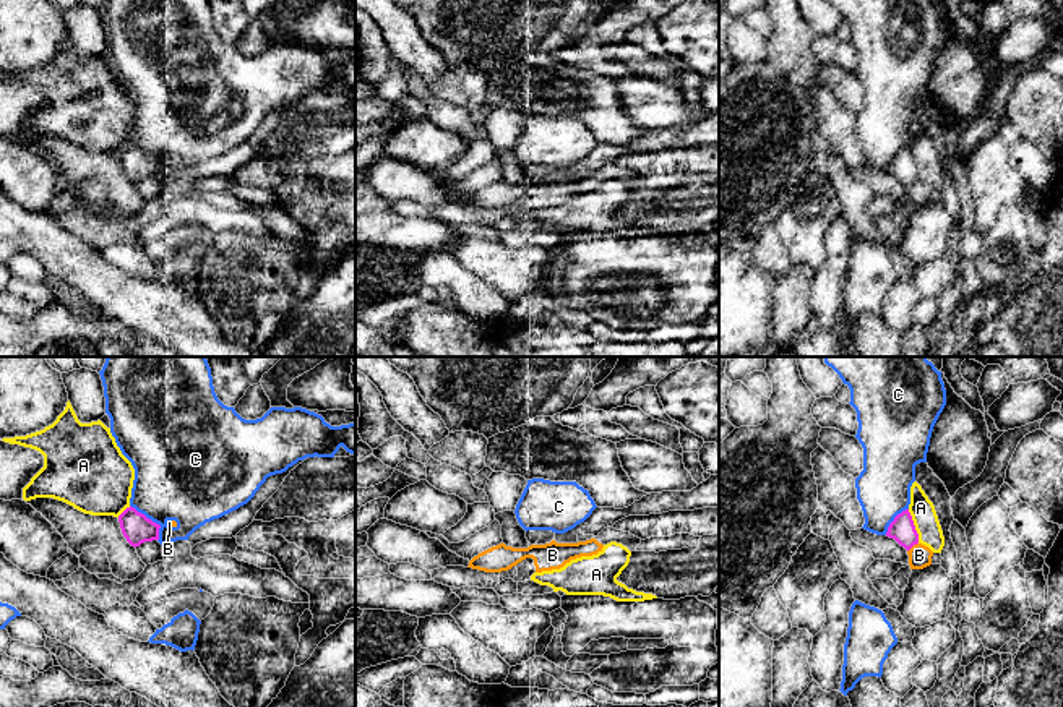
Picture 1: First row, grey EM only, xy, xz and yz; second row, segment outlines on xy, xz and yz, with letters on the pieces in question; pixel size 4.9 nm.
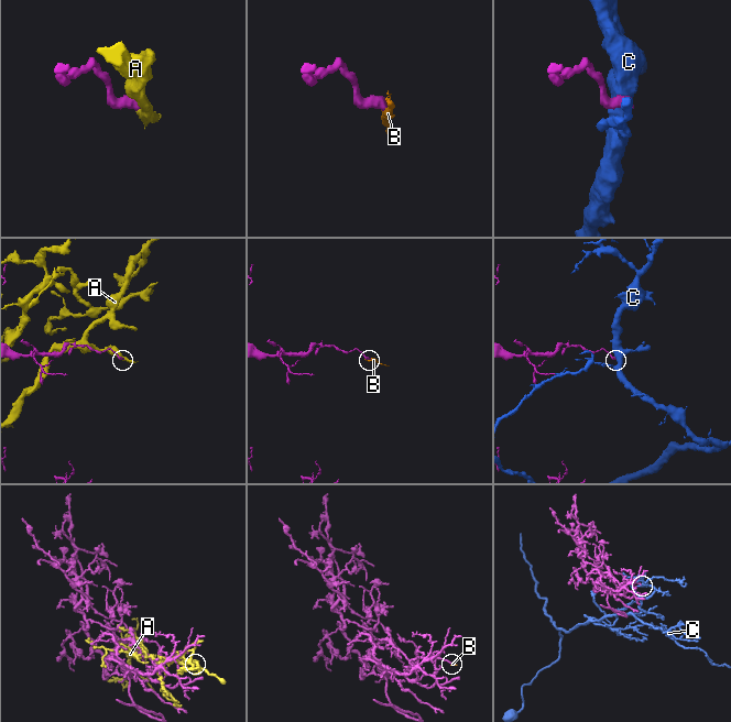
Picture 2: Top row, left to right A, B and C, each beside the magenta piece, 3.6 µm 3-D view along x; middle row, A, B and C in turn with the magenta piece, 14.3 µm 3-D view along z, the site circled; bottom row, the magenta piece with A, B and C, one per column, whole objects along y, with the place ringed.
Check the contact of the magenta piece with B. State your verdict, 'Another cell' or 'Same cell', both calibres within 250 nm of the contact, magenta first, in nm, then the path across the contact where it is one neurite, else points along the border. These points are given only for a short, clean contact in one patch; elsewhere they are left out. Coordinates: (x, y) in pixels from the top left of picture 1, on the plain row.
Same cell. Thickness 120 nm (magenta) against 110 nm. Path across: yz (901, 166), (912, 182), (919, 192)

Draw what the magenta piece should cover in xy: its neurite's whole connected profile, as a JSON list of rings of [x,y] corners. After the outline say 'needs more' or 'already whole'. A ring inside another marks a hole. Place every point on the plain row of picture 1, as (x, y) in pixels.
[[[131,143],[118,152],[118,159],[123,174],[135,185],[144,178],[159,177],[161,162],[153,159]]] | already whole

